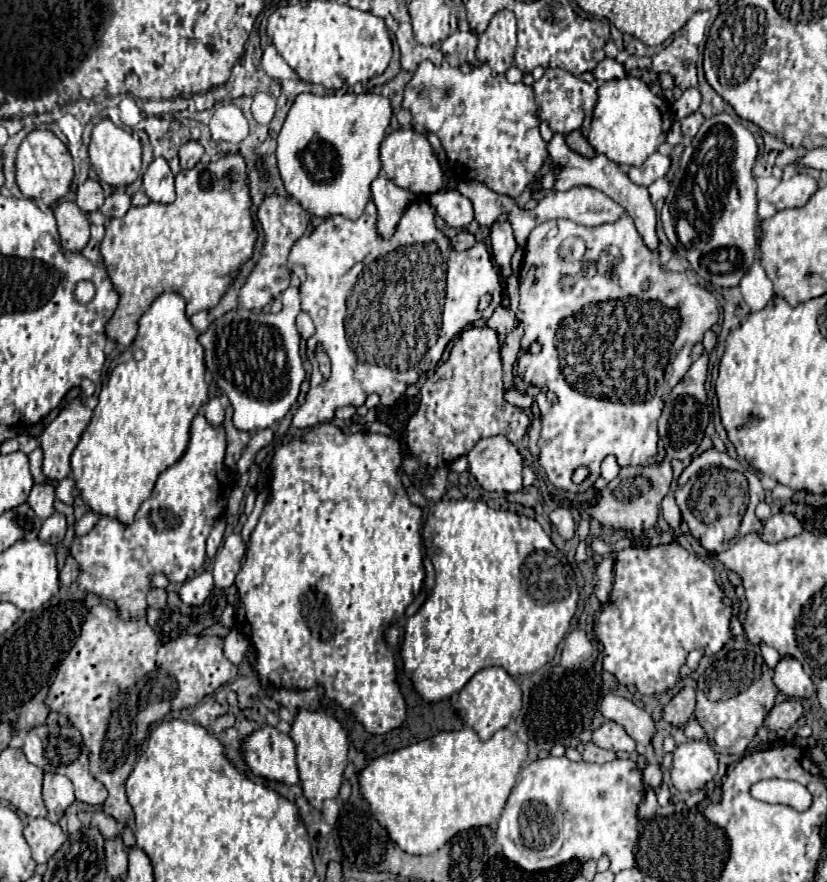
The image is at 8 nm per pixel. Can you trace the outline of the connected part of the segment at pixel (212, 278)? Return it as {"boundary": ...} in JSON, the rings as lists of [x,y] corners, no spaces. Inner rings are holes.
{"boundary":[[[224,155],[218,161],[198,163],[188,171],[180,171],[176,175],[176,193],[178,197],[170,205],[150,203],[146,207],[130,207],[124,217],[112,219],[106,227],[100,253],[104,257],[108,275],[120,293],[118,309],[106,325],[106,333],[118,345],[128,347],[134,341],[140,317],[148,311],[152,301],[166,291],[174,291],[184,297],[188,317],[202,309],[216,307],[236,279],[240,265],[254,253],[258,233],[252,219],[248,173],[242,155]]]}

